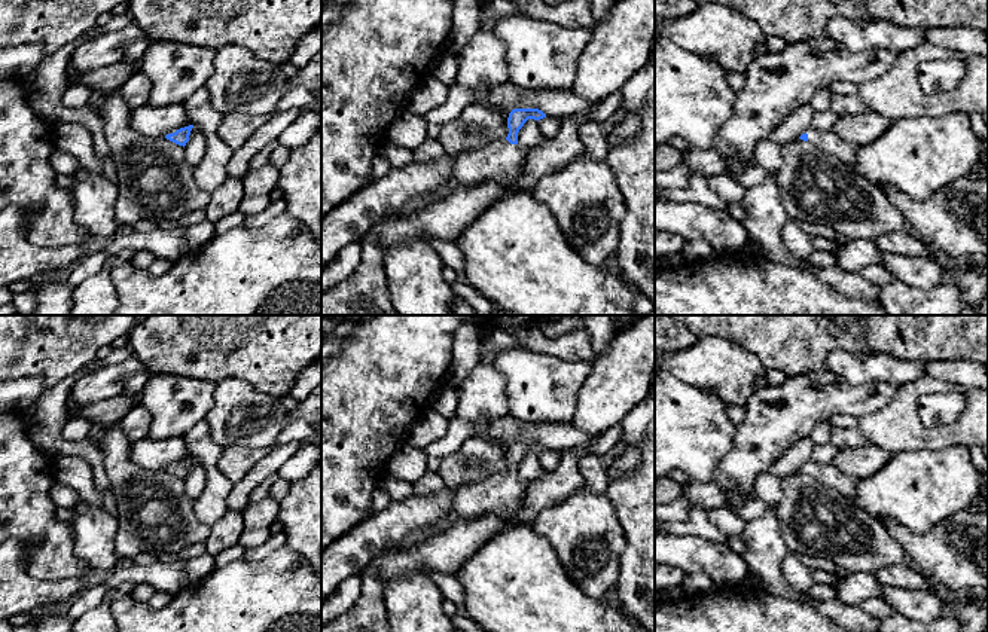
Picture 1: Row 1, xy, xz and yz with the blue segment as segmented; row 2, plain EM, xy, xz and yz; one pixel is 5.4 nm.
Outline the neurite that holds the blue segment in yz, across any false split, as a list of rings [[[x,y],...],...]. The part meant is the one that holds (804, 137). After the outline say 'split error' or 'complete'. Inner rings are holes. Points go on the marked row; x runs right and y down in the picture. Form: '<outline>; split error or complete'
[[[811,126],[799,138],[812,143],[814,146],[835,156],[838,161],[844,162],[845,165],[853,167],[857,161],[859,147],[854,143],[842,140],[833,131],[820,131]]]; split error

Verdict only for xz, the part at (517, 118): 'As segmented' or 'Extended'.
Extended

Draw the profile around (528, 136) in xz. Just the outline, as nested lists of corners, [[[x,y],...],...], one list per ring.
[[[528,119],[518,132],[518,144],[522,147],[533,147],[543,140],[539,131],[539,120]]]

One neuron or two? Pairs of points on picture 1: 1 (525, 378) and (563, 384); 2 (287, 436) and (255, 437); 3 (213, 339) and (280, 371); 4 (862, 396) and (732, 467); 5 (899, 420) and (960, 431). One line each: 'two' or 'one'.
1: one
2: two
3: one
4: one
5: one

